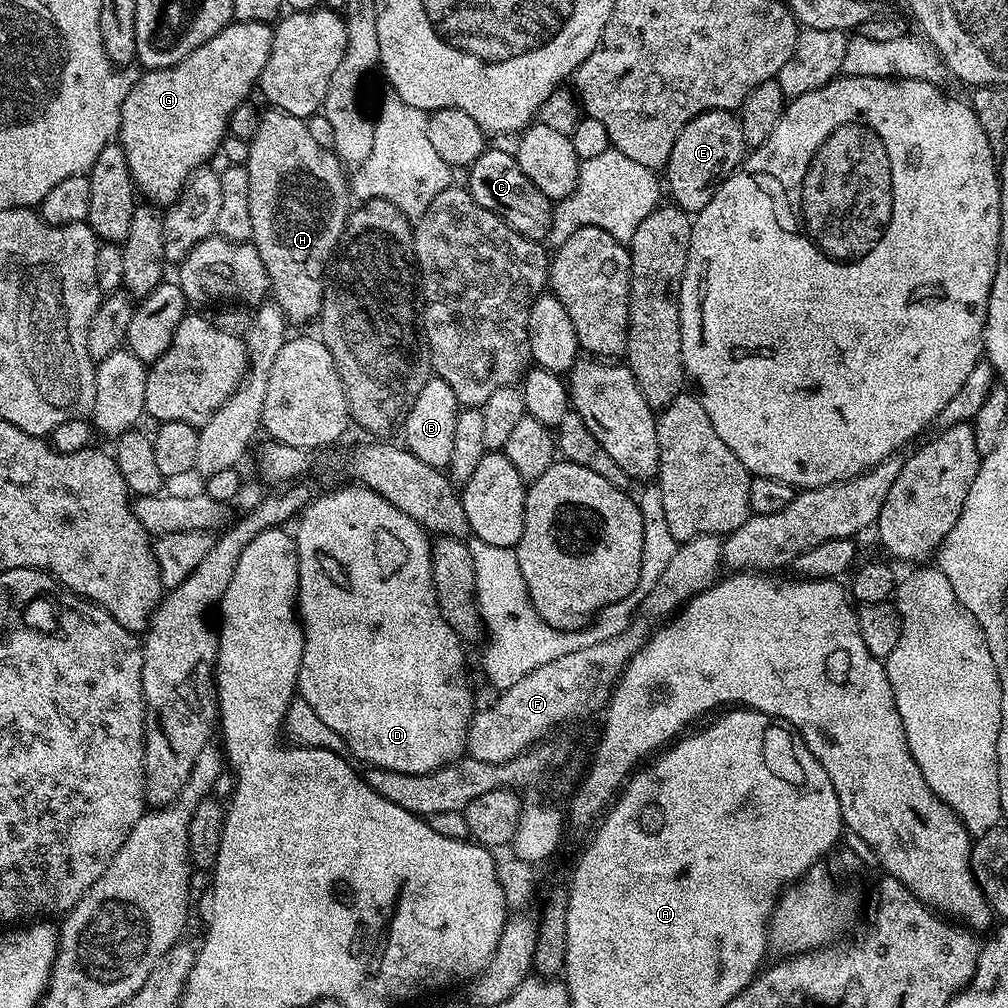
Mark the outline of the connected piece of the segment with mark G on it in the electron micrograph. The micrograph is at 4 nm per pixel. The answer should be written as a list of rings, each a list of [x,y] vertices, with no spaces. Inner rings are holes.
[[[236,20],[214,34],[210,42],[202,42],[198,50],[186,54],[186,58],[174,66],[145,71],[145,76],[133,83],[126,94],[126,102],[122,102],[118,142],[124,147],[136,191],[145,201],[156,206],[173,204],[193,172],[207,165],[211,161],[208,159],[221,151],[221,144],[228,132],[230,114],[251,97],[248,95],[257,87],[266,66],[266,58],[270,58],[272,29],[271,23]]]

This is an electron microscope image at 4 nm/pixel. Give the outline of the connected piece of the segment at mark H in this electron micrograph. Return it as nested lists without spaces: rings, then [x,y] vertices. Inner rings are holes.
[[[268,110],[261,115],[256,137],[250,141],[246,167],[250,178],[250,242],[266,266],[274,302],[289,325],[315,321],[324,301],[328,265],[340,245],[350,211],[345,165],[333,149],[318,146],[310,138],[301,117]]]

